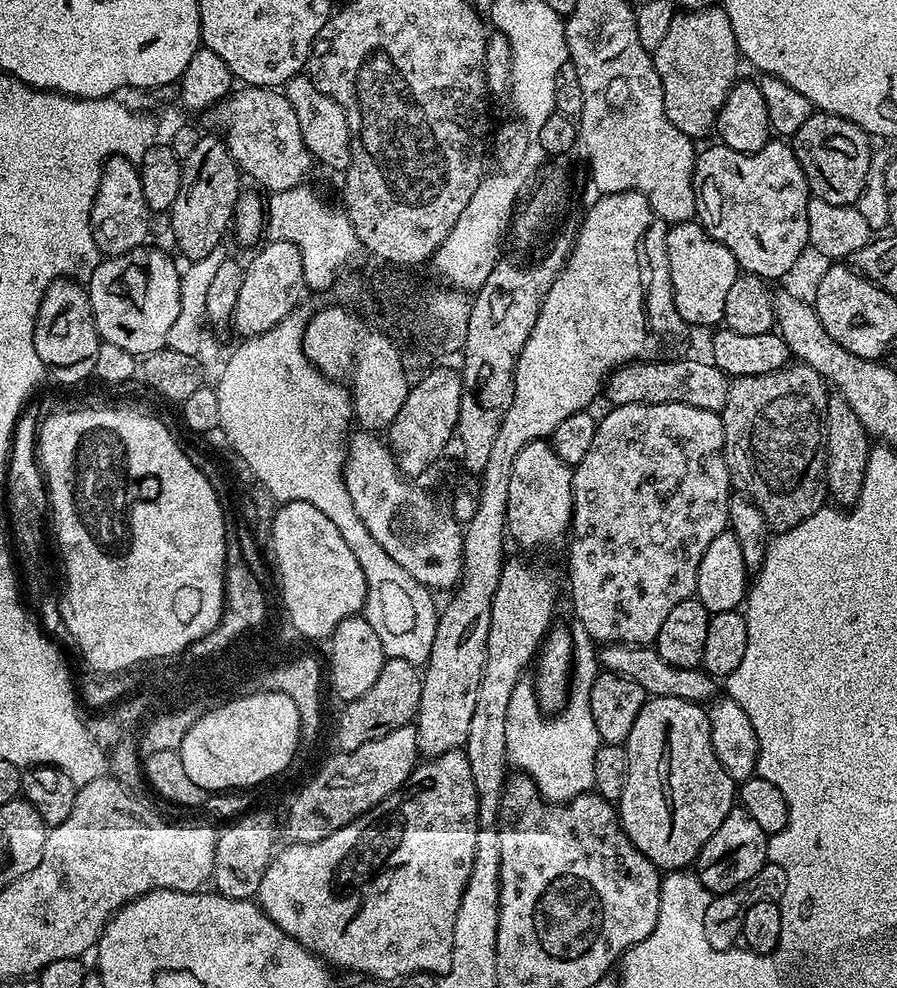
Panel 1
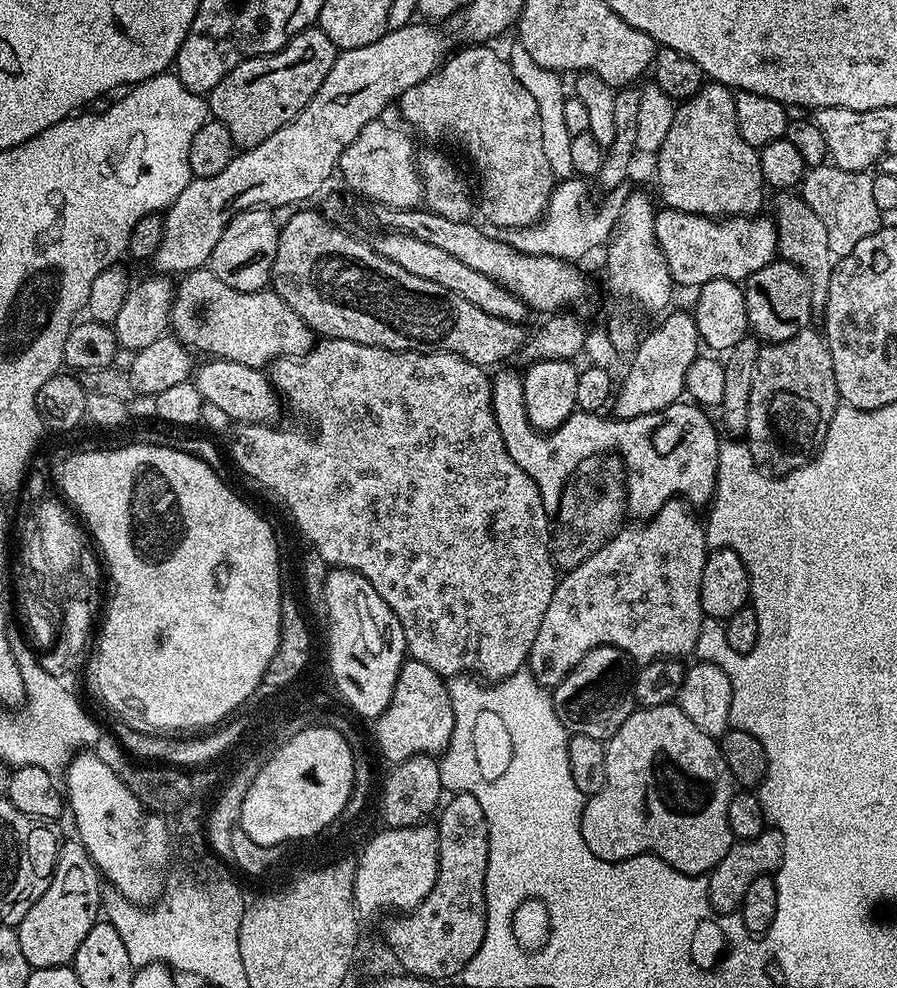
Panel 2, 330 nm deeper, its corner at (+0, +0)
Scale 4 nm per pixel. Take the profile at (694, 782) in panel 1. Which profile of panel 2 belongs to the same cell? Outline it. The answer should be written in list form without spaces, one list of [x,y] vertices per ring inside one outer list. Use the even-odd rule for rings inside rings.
[[[671,703],[659,704],[653,708],[637,707],[626,718],[626,722],[622,722],[619,730],[613,736],[608,737],[604,753],[606,754],[606,782],[602,786],[602,790],[598,790],[598,794],[587,797],[585,804],[588,805],[585,808],[583,805],[582,811],[579,813],[580,833],[586,846],[595,856],[603,860],[629,860],[632,856],[651,854],[658,857],[659,860],[666,861],[674,870],[697,878],[711,873],[712,869],[718,866],[718,862],[722,862],[722,858],[726,858],[726,854],[734,843],[730,822],[726,818],[726,806],[730,806],[734,781],[726,766],[726,758],[720,752],[719,743],[713,737],[702,734],[702,730],[698,730],[698,726],[694,726],[694,722],[690,722],[690,718],[686,718],[686,714],[679,706]]]

